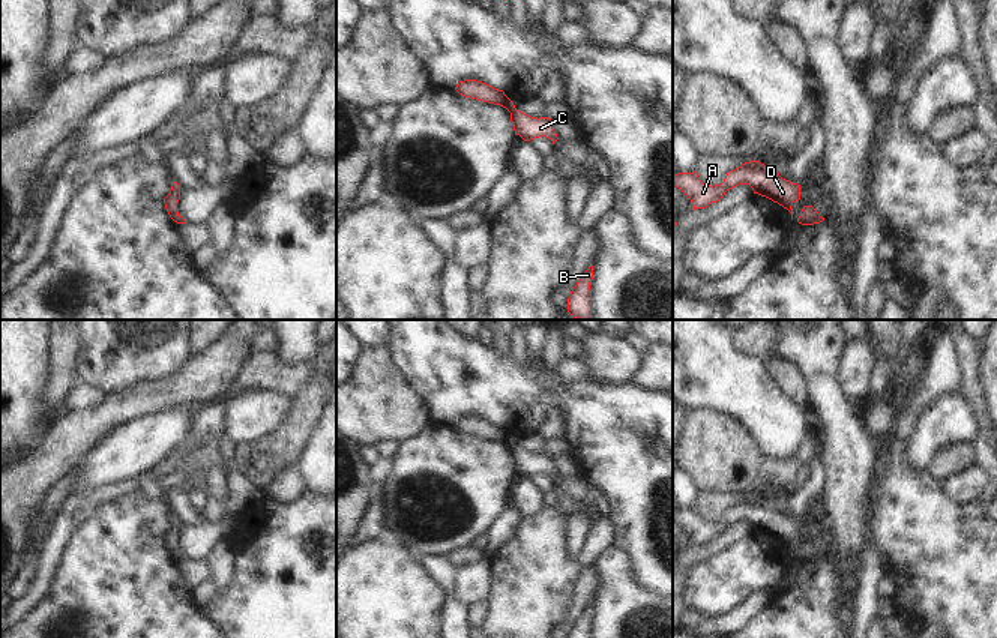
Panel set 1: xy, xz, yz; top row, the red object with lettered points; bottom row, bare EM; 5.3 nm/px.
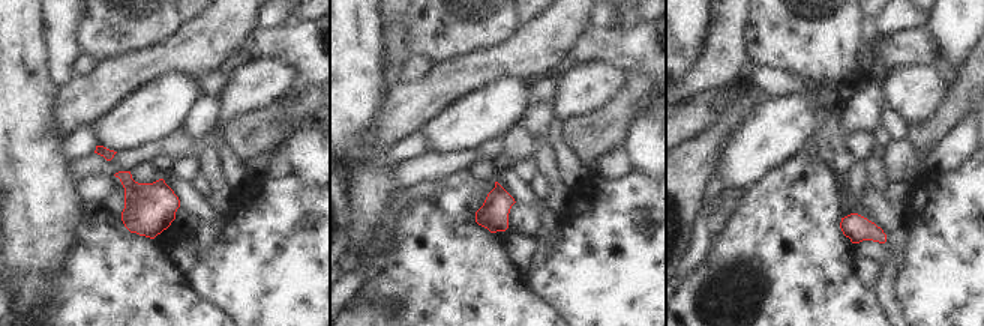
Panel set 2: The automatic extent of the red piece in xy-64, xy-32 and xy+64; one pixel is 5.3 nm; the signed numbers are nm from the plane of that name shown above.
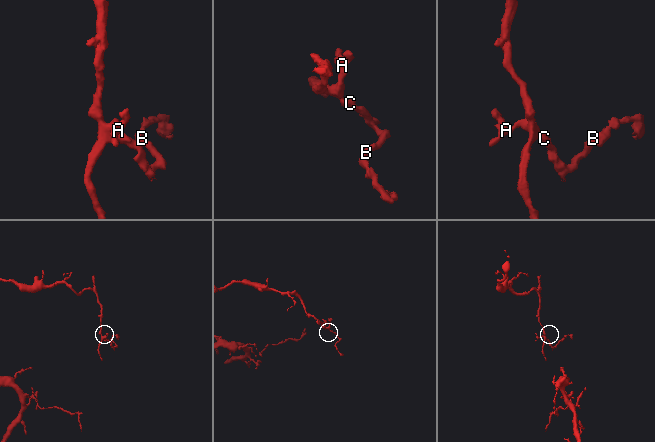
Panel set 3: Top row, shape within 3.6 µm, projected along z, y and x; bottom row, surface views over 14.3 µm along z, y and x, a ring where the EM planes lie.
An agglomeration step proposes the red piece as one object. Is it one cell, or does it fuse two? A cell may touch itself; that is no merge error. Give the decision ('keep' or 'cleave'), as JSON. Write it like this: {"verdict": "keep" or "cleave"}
{"verdict": "cleave"}

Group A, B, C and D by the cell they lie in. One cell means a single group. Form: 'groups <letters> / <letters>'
groups A D / B C

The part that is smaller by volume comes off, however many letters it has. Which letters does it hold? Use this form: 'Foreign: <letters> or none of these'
Foreign: B, C

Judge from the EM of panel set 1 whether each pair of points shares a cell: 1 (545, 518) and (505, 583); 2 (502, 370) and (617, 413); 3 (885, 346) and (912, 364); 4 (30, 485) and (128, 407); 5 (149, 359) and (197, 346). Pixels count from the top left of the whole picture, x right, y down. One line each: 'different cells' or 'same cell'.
1: same cell
2: same cell
3: same cell
4: same cell
5: different cells

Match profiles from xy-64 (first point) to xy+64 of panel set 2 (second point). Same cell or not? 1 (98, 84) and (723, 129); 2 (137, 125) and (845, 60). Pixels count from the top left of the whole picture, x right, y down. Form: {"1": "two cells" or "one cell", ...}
{"1": "one cell", "2": "two cells"}

